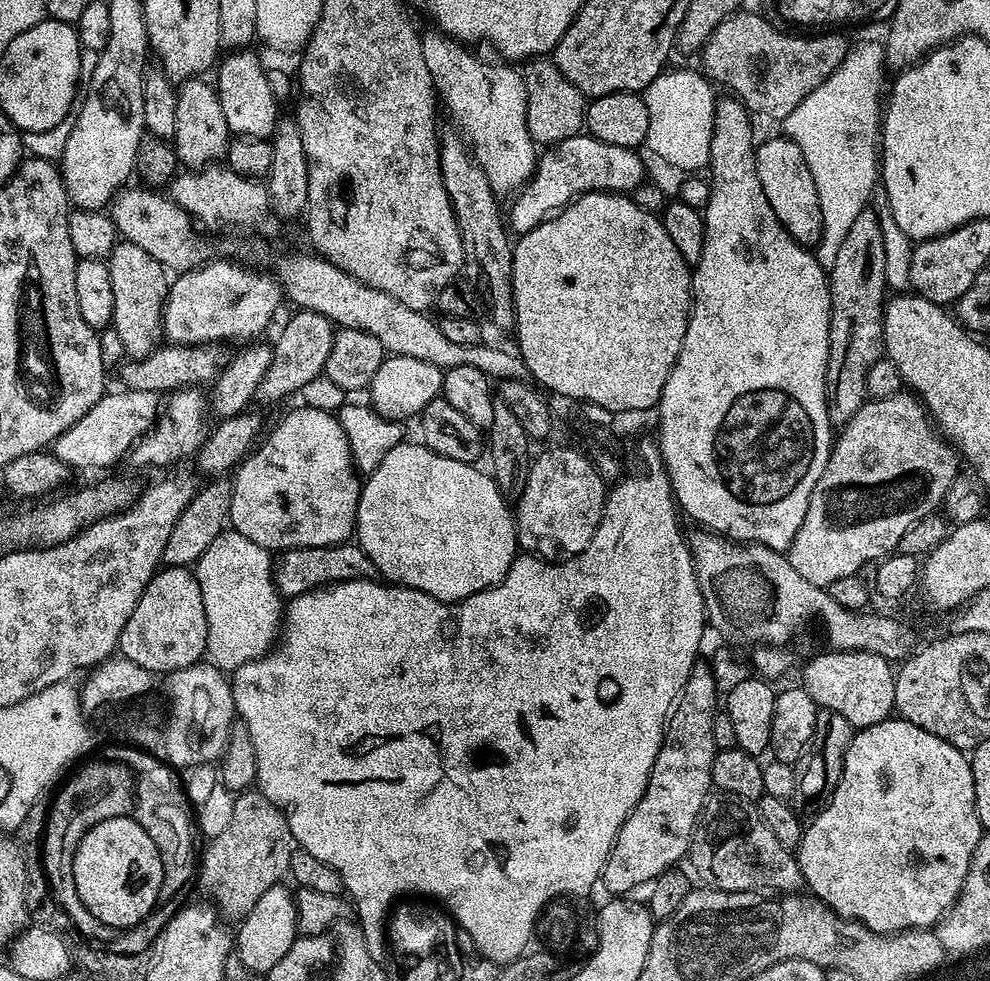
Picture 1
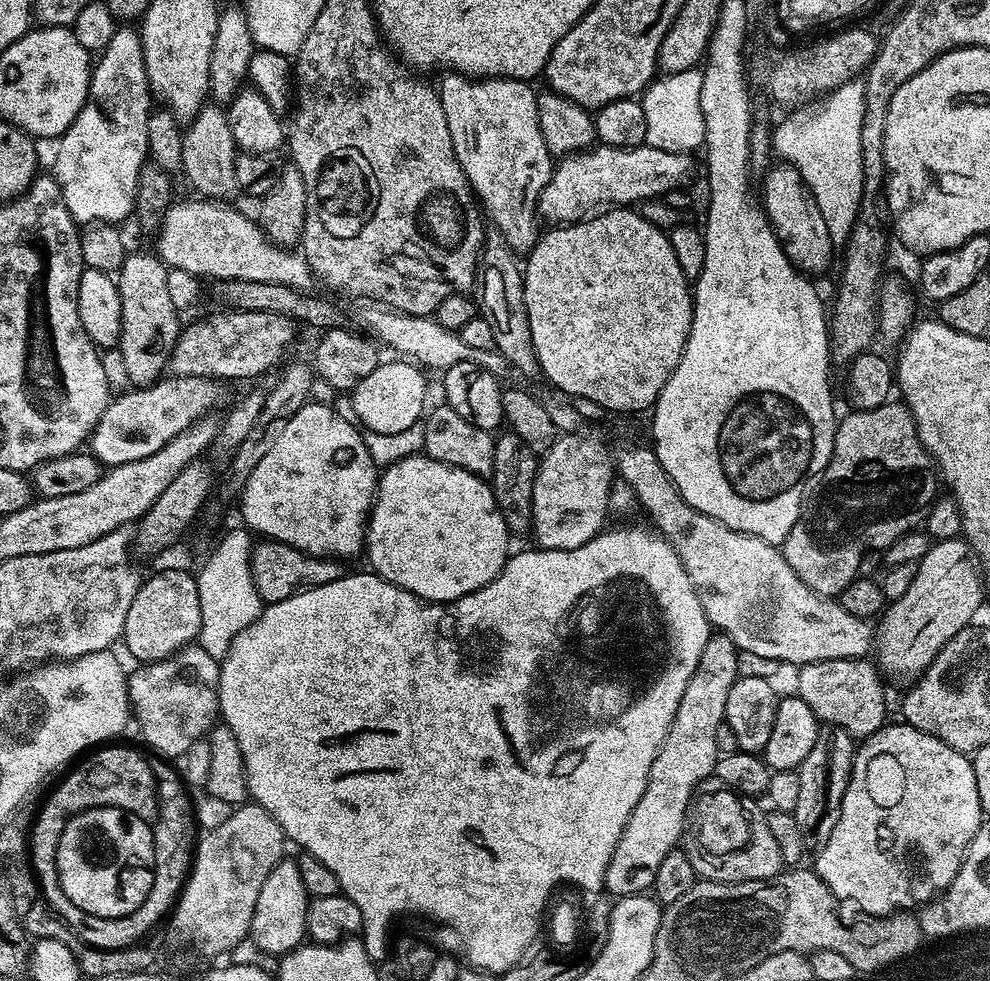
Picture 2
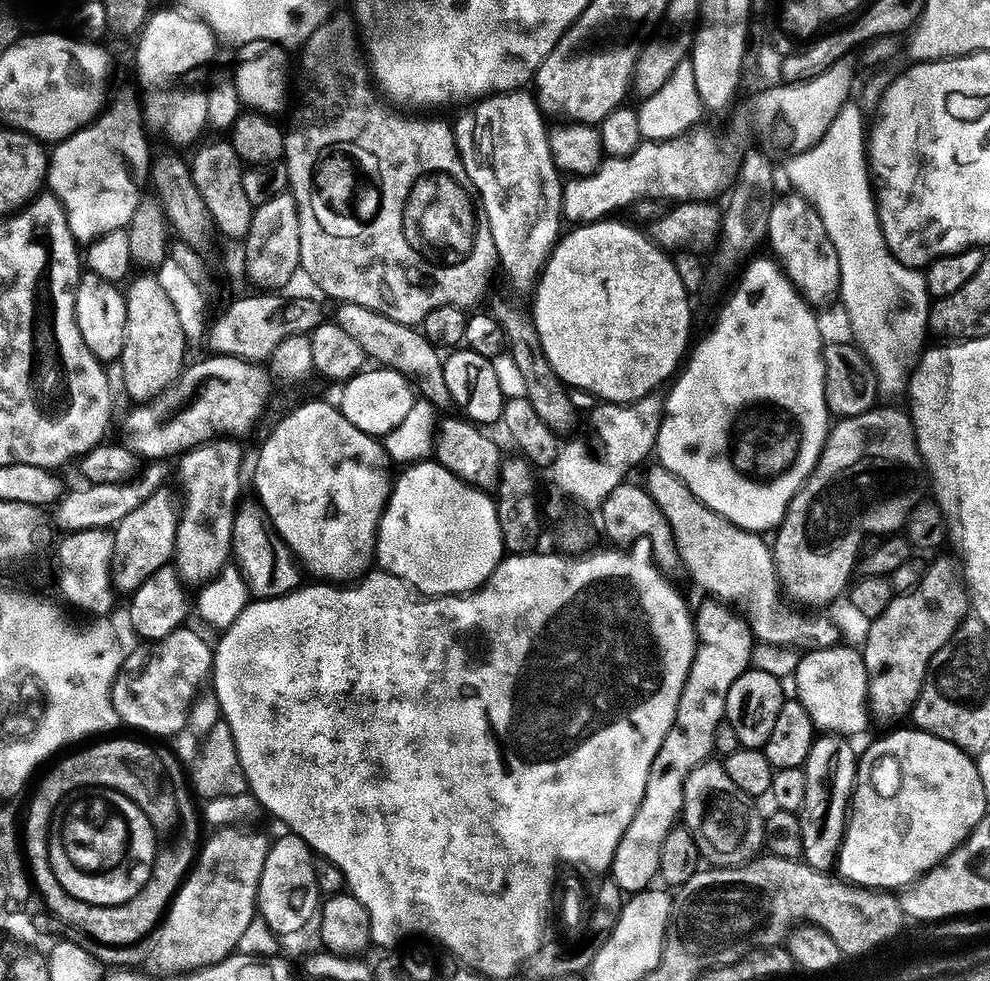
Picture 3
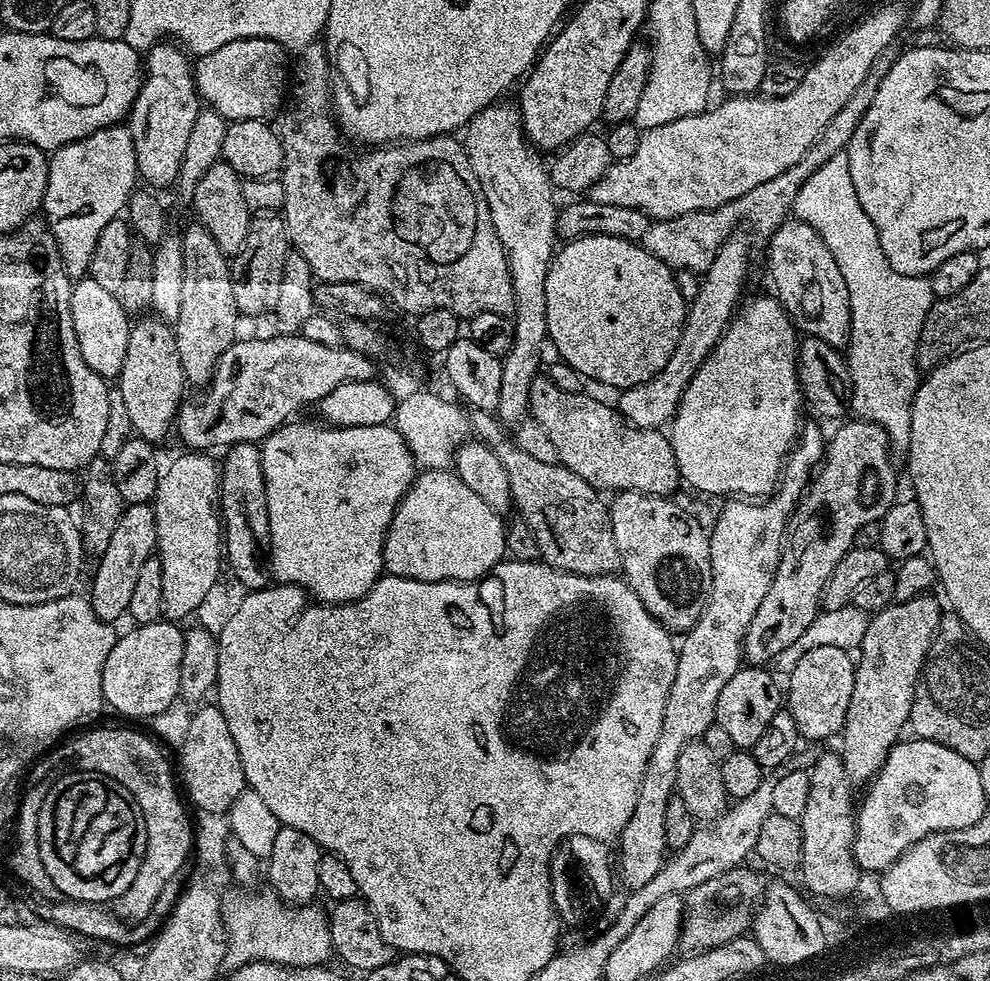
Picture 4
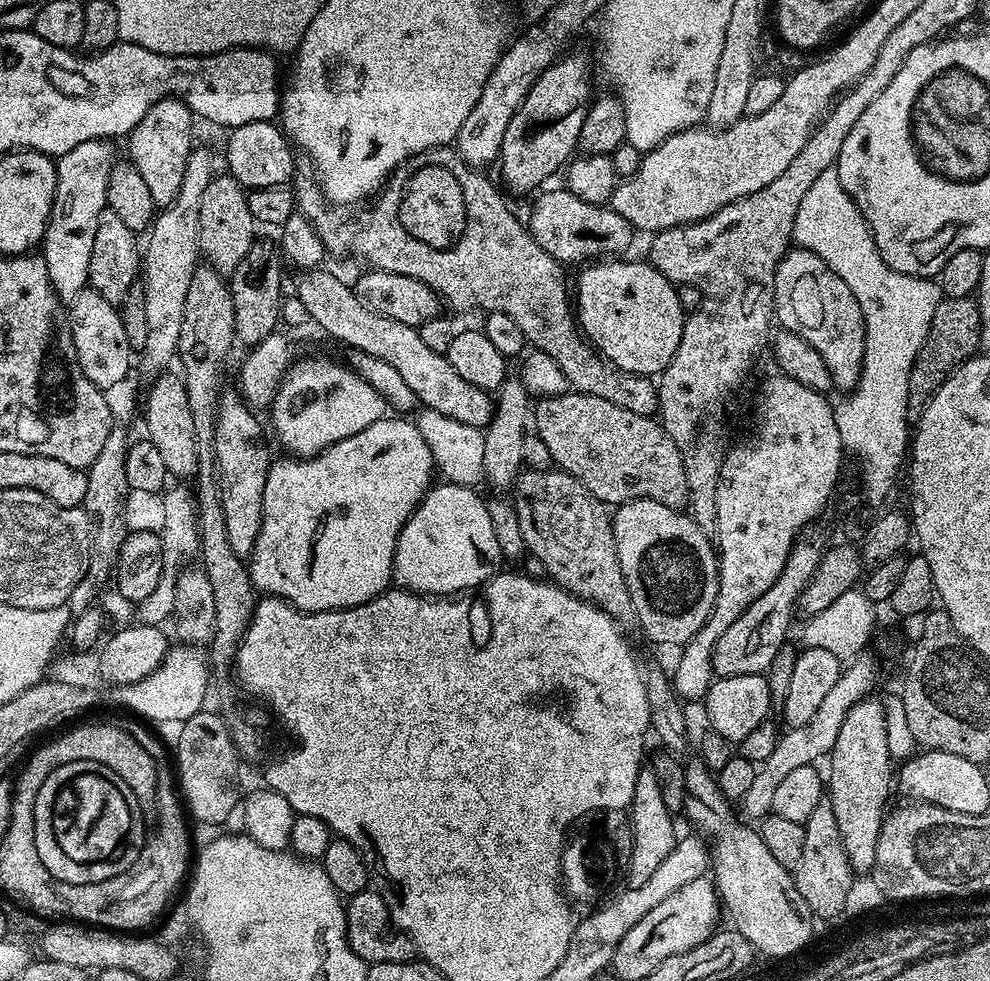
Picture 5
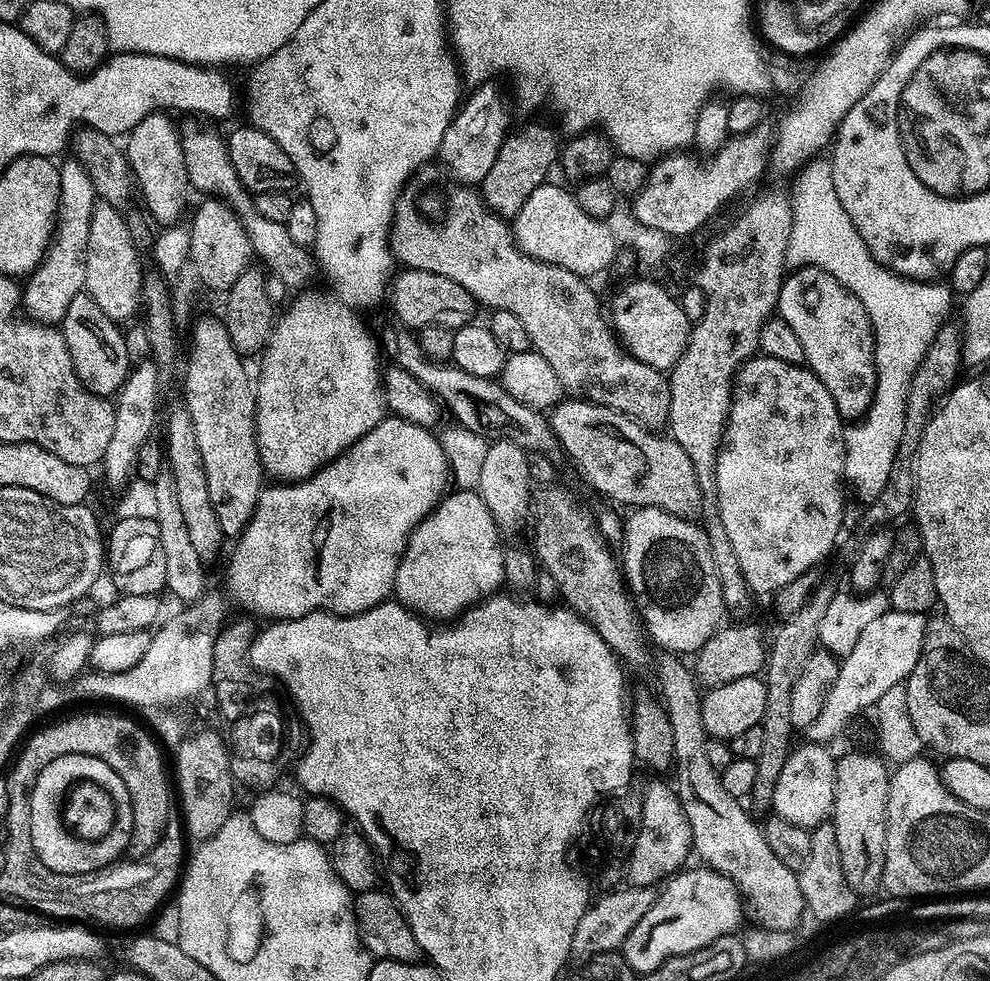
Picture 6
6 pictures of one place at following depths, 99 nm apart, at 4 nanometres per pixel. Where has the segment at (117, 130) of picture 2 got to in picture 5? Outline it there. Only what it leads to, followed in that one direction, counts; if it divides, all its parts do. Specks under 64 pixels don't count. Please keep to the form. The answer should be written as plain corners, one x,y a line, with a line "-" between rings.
107,139
87,140
74,146
74,150
56,160
56,193
52,213
48,219
48,228
44,232
42,255
46,262
48,277
52,280
52,289
64,302
71,302
82,289
89,287
90,250
94,250
94,234
98,234
100,215
108,208
108,184
114,172
112,148
108,144
111,143

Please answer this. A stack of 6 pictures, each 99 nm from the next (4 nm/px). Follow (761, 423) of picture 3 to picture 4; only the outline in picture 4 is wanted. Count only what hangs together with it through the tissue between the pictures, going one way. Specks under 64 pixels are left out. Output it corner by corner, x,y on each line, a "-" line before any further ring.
775,295
760,296
757,300
752,300
748,305
739,309
738,315
729,323
725,333
720,338
720,343
716,345
711,356
700,365
700,369
694,374
694,378
688,384
688,389
680,397
680,407
676,409
675,416
670,421
670,439
676,465
680,468
680,475
683,483
693,484
700,492
709,492
712,496
727,497
731,494
736,498
760,498
771,493
775,489
784,462
792,451
793,444
796,443
797,435
802,427
800,420
800,404
802,405
802,393
800,391
800,379
796,377
796,350
798,347
798,329
792,323
792,317
784,309
783,304

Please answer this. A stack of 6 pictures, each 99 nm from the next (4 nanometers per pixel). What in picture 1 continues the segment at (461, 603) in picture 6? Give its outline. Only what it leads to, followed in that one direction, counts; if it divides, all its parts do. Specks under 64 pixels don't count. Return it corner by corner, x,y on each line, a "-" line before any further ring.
405,442
394,446
378,462
378,466
373,472
367,473
360,489
360,501
356,511
356,530
355,539
358,541
360,549
368,555
370,562
376,567
377,573
385,581
391,582
397,586
413,588
419,592
430,594
439,600
455,602
465,600
482,590
492,588
504,579
504,575
510,570
510,566
516,560
518,555
518,541
516,538
516,521
514,519
513,509
509,501
500,492
499,486
495,483
492,476
487,471
484,472
476,464
467,464
466,462
454,462
454,458
442,458
442,454
434,454
434,450
425,448
423,443

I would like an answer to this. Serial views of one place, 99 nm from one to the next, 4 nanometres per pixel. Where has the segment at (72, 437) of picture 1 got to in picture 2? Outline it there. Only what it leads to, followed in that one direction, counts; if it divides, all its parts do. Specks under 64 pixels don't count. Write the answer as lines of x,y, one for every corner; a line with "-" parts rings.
169,375
155,384
136,386
127,390
108,405
90,435
90,451
101,465
115,466
126,462
138,462
166,446
182,430
186,430
198,418
213,411
216,388
210,376

